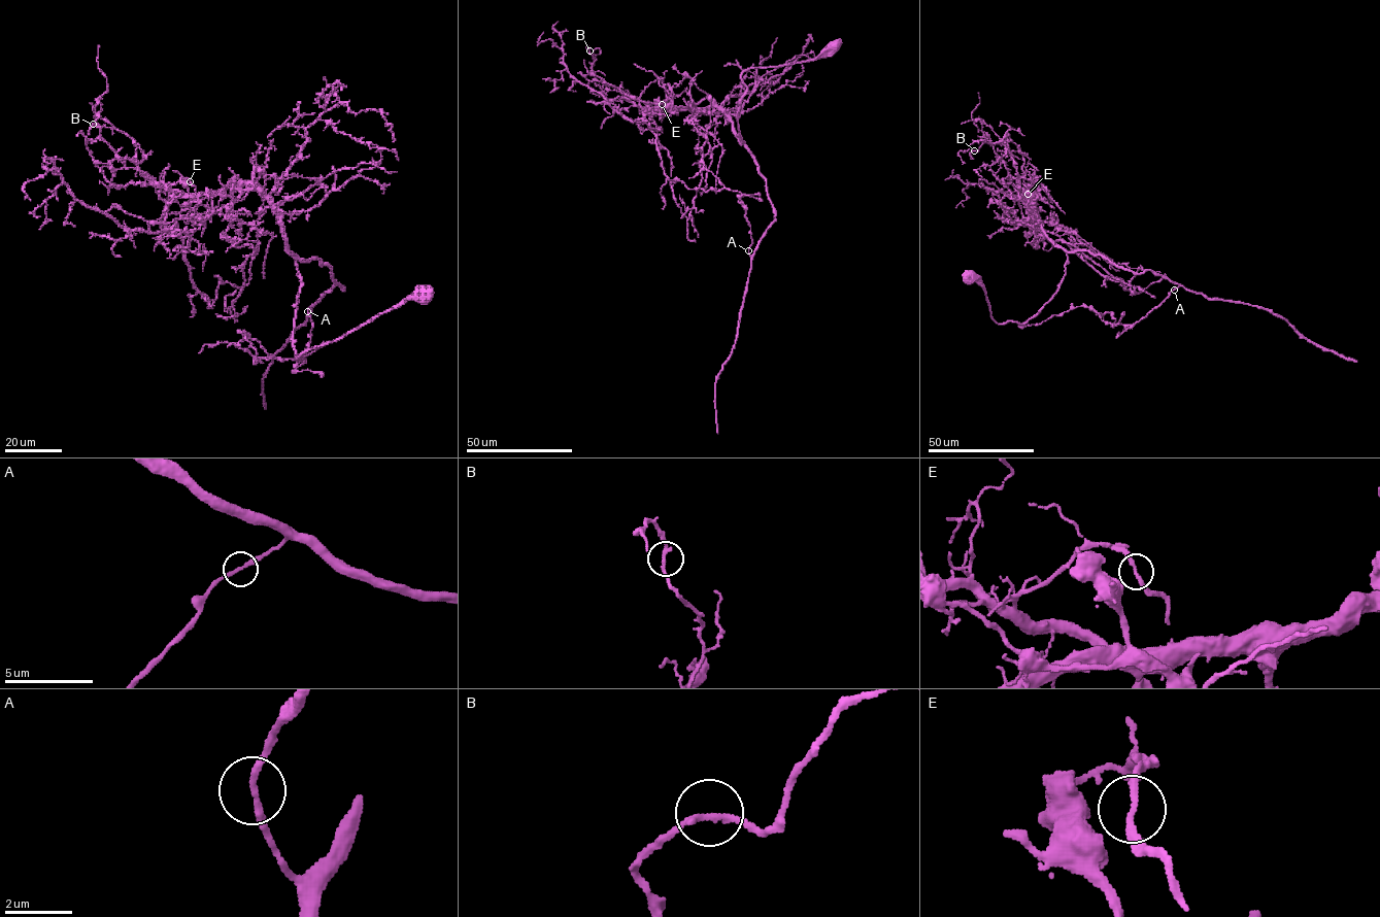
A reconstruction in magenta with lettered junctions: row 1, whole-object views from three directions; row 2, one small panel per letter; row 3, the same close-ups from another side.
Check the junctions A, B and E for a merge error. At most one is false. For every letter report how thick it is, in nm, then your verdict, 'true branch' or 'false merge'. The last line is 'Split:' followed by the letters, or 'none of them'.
A: 200 nm | true branch
B: 190 nm | true branch
E: 200 nm | true branch
Split: none of them

